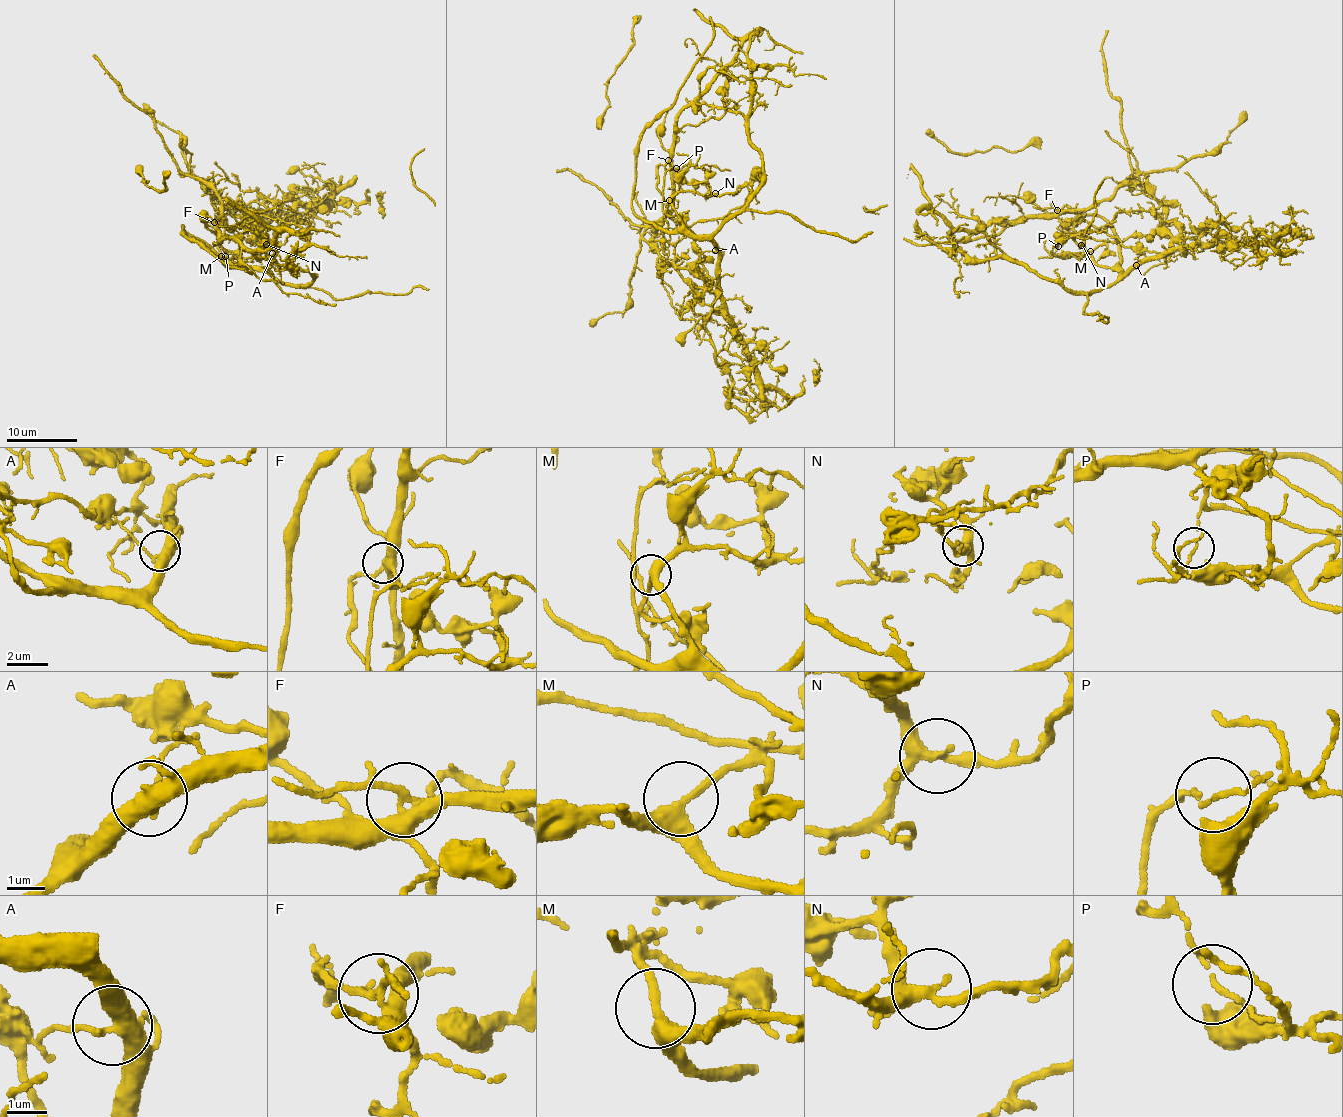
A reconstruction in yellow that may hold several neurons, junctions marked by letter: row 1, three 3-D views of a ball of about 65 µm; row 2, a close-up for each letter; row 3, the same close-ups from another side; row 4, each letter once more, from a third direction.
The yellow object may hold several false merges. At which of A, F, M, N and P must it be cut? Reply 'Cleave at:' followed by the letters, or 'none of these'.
Cleave at: F, P

